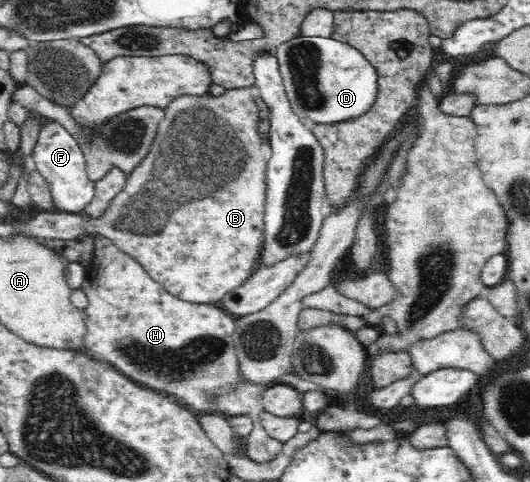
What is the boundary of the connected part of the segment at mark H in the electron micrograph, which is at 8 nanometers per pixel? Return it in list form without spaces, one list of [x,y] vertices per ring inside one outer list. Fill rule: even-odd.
[[[95,238],[93,261],[89,265],[86,267],[86,280],[81,288],[88,299],[88,306],[82,309],[86,325],[83,345],[91,351],[91,357],[109,362],[130,380],[144,383],[148,388],[160,393],[171,393],[179,397],[181,405],[197,414],[249,416],[257,432],[247,437],[246,461],[263,464],[276,459],[281,454],[284,443],[272,439],[267,433],[260,432],[261,423],[258,418],[258,412],[263,409],[262,392],[273,383],[255,385],[240,377],[238,357],[232,338],[236,330],[237,316],[228,313],[219,304],[189,303],[171,295],[144,270],[139,262],[123,254],[107,238]]]

